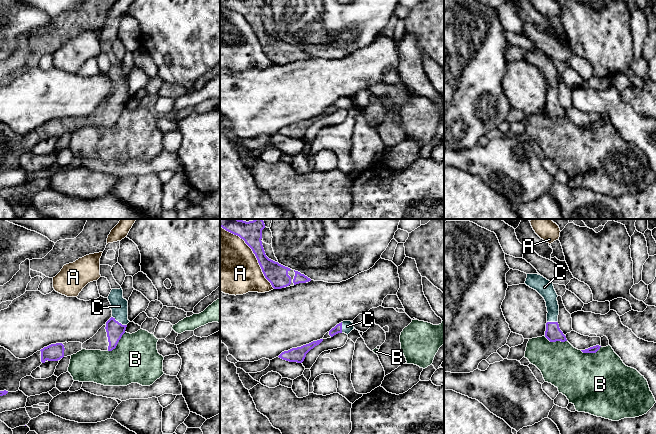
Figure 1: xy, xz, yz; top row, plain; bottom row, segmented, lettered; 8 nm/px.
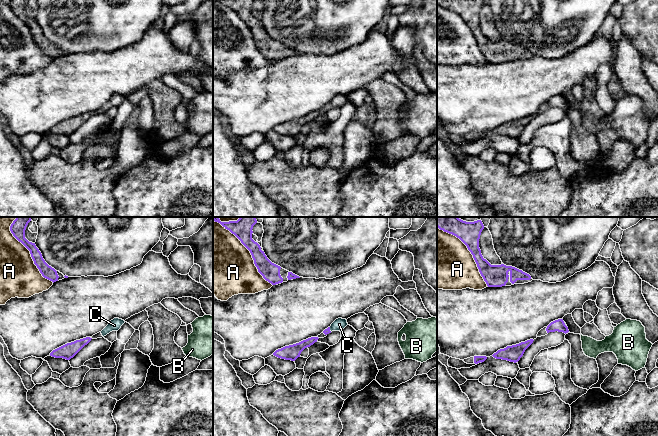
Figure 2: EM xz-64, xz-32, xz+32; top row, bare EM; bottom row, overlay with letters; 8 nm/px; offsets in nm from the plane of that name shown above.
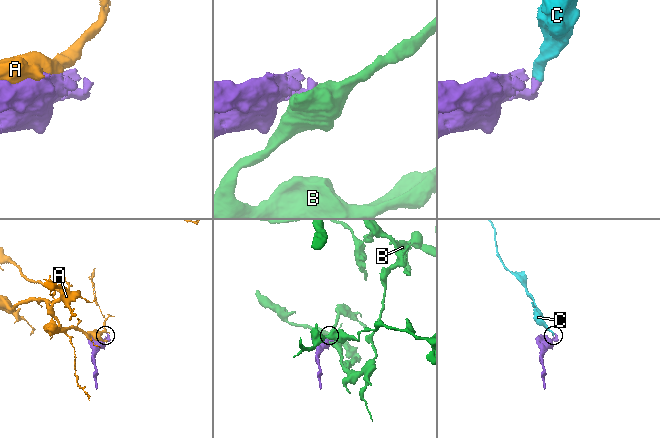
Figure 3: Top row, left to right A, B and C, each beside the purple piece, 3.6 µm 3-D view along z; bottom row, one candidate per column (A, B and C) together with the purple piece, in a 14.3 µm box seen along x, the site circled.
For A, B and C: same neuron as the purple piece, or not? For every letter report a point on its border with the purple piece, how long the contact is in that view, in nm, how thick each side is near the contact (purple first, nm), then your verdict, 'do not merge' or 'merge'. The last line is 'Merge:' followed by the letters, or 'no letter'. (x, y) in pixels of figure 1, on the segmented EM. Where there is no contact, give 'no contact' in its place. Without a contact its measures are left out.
A: xz (253, 252) | 650 nm | 180/460 nm | do not merge
B: xy (117, 343) | 220 nm | 140/380 nm | do not merge
C: xy (118, 322) | 140 nm | 140/140 nm | merge
Merge: C

